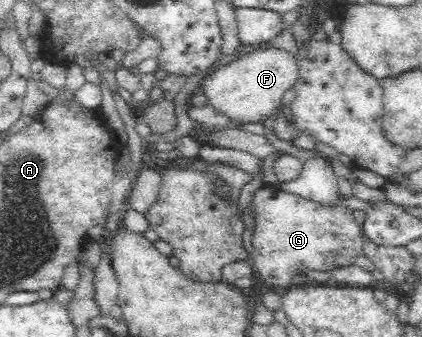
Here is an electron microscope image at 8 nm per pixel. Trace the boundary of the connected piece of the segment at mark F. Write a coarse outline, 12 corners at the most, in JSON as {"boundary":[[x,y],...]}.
{"boundary":[[285,49],[226,59],[203,75],[206,103],[261,123],[295,83]]}

